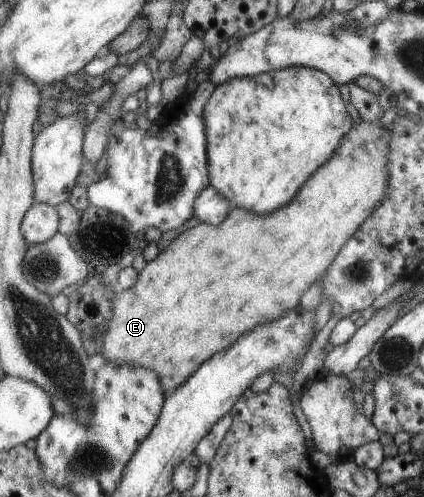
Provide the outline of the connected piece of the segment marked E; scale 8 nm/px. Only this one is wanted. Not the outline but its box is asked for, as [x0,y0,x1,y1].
[98,118,390,395]

